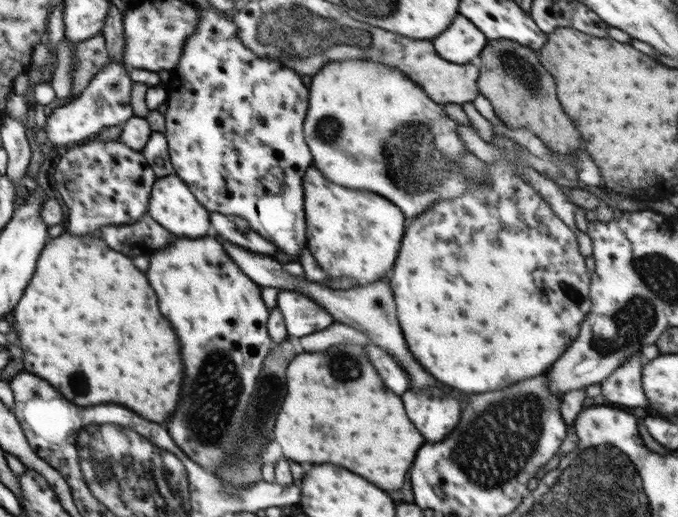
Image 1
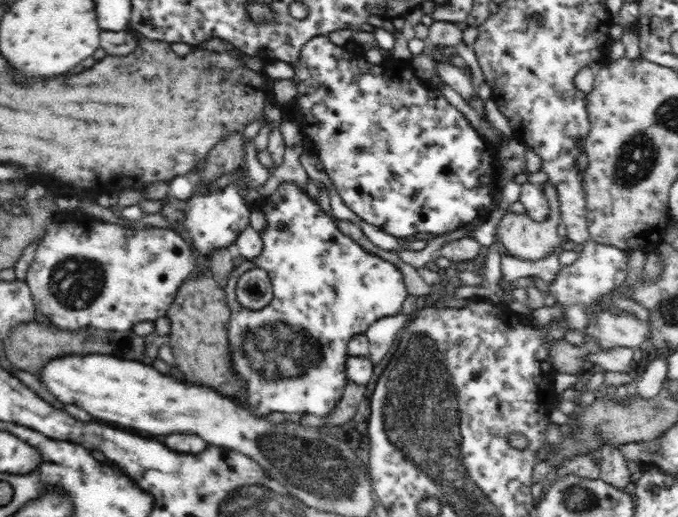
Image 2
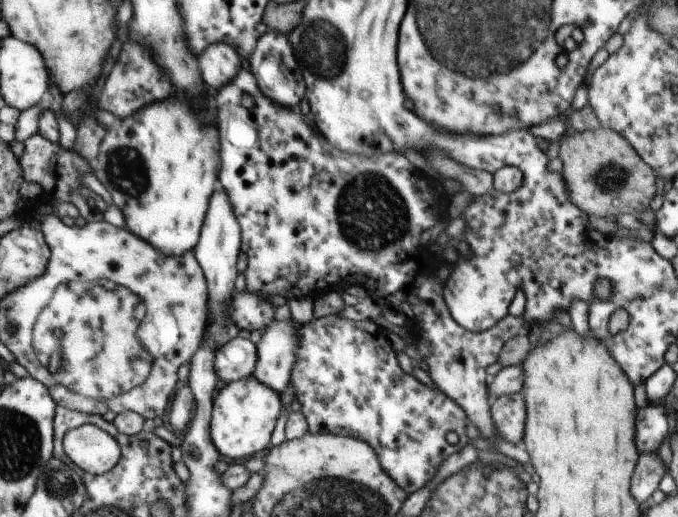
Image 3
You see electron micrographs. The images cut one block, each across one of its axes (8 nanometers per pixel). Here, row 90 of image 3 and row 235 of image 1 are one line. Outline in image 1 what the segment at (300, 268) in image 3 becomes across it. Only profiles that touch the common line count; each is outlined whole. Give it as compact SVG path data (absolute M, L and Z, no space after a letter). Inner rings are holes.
M210 212L209 215L212 232L216 232L216 234L224 240L233 242L233 244L237 244L250 252L279 257L277 246L268 242L268 239L265 239L260 233L252 229L248 232L240 231L240 229L226 217L226 214Z

